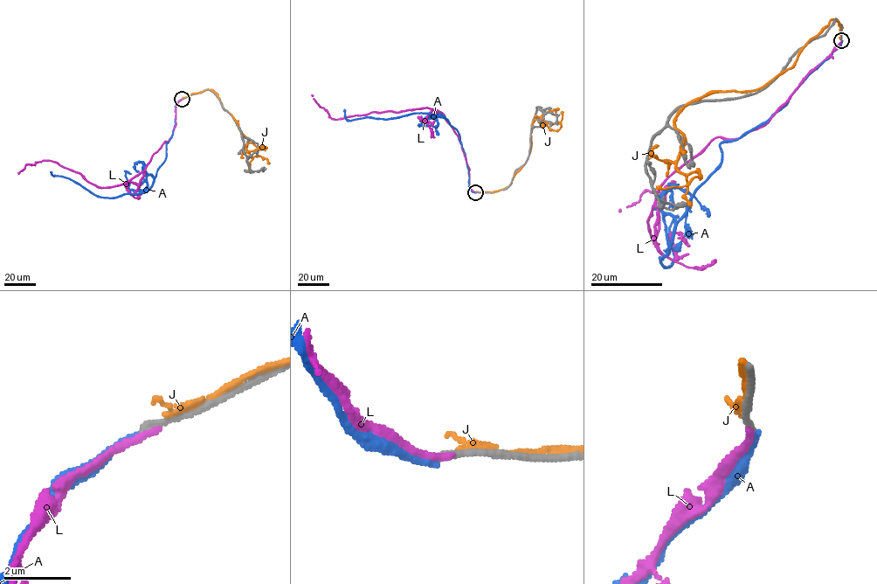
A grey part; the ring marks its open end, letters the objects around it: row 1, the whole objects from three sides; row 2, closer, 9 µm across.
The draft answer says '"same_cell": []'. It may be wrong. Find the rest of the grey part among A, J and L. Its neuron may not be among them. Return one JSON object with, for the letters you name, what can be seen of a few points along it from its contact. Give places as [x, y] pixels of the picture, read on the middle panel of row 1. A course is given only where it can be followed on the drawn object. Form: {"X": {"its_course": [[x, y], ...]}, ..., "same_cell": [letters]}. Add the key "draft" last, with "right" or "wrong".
{"same_cell": [], "draft": "right"}

